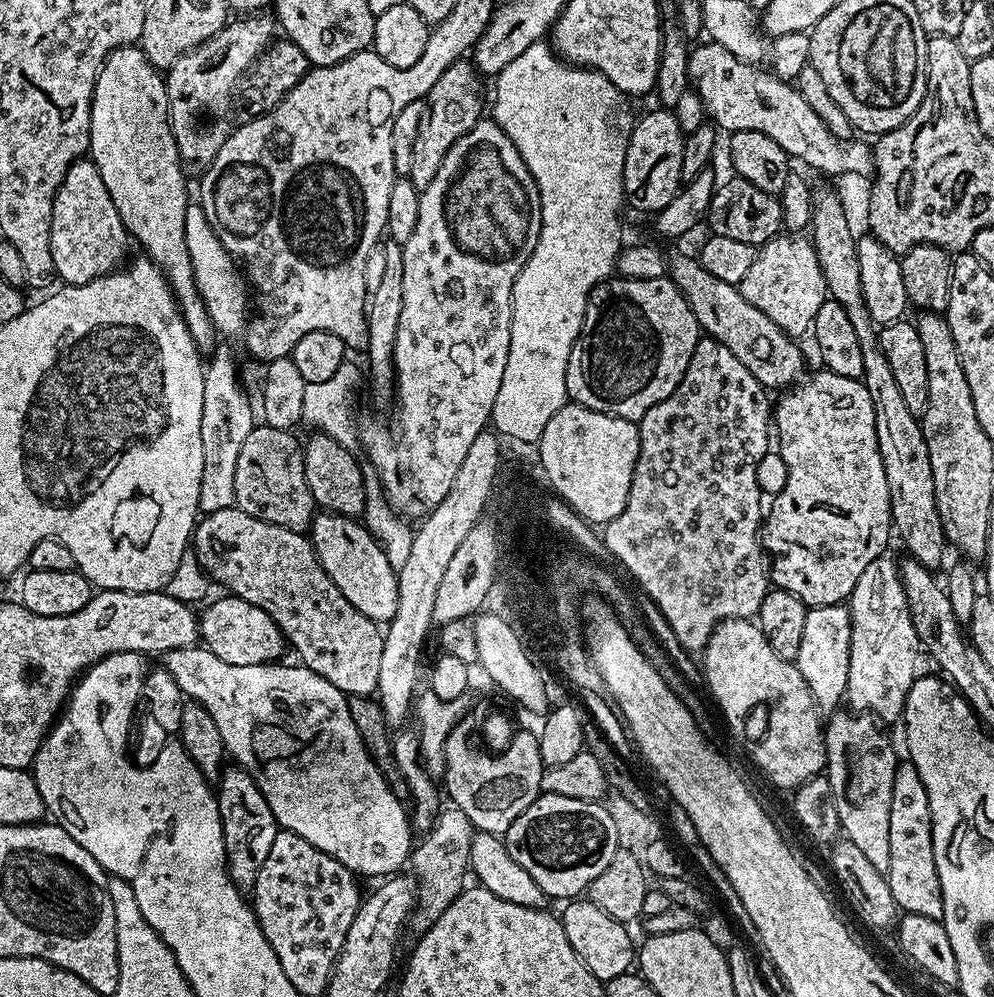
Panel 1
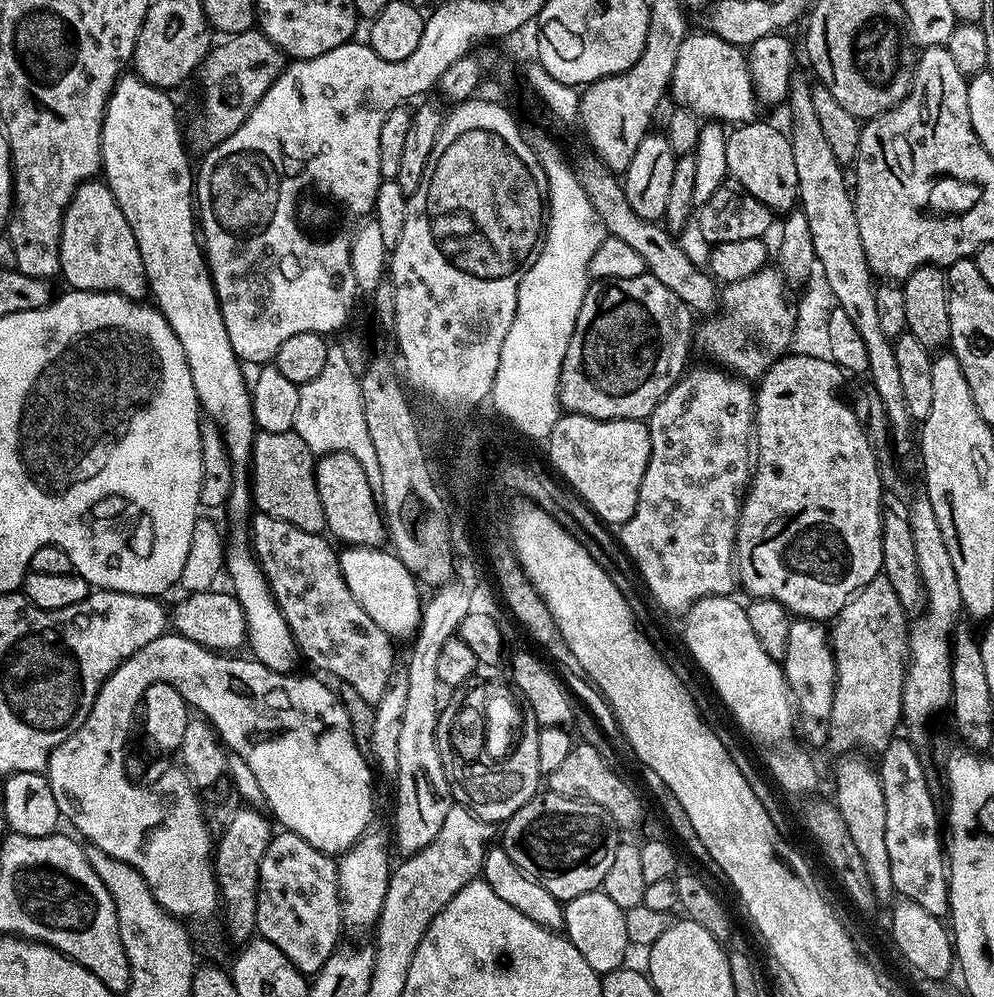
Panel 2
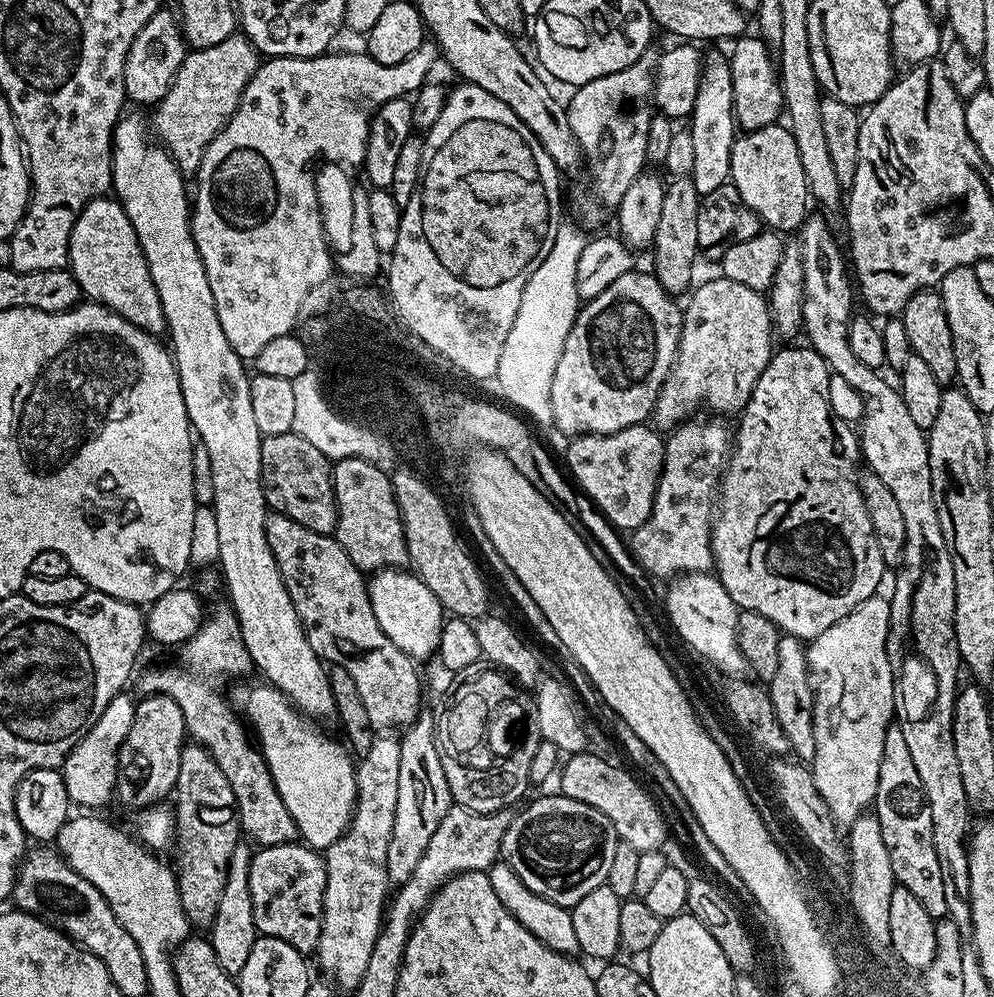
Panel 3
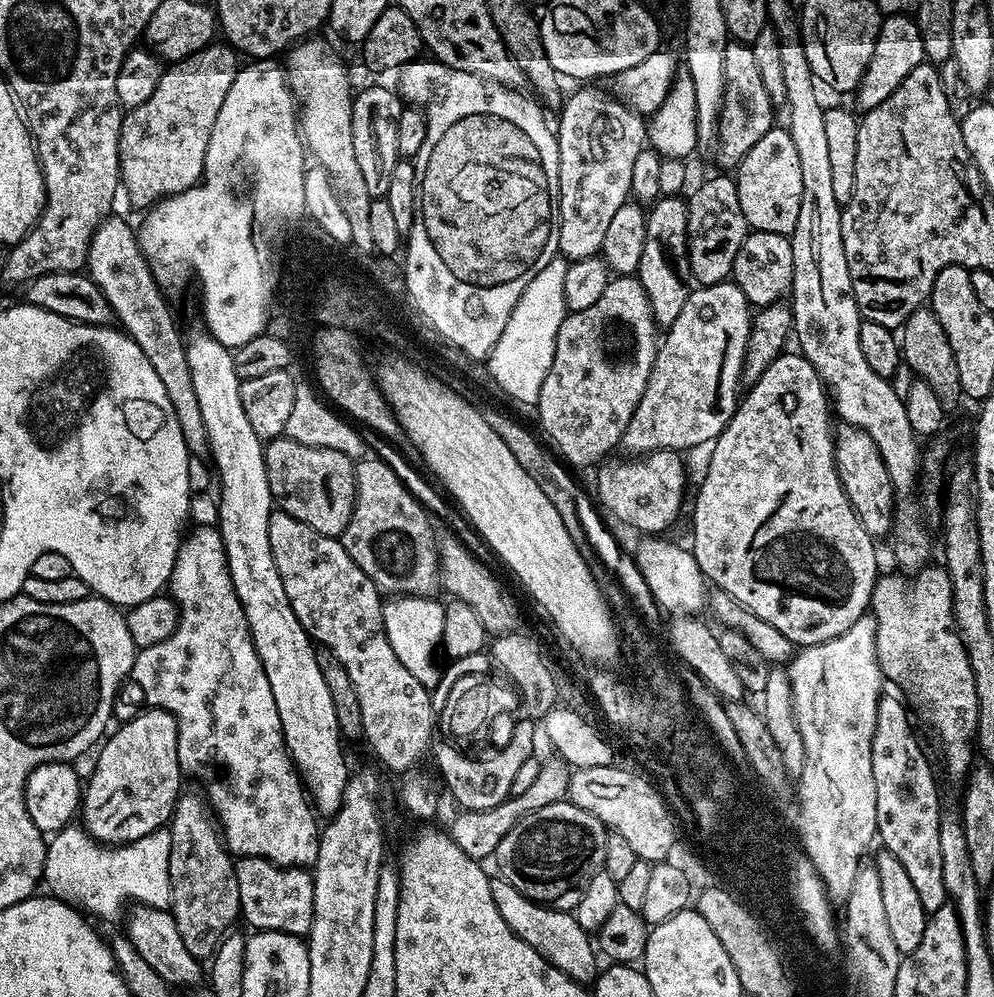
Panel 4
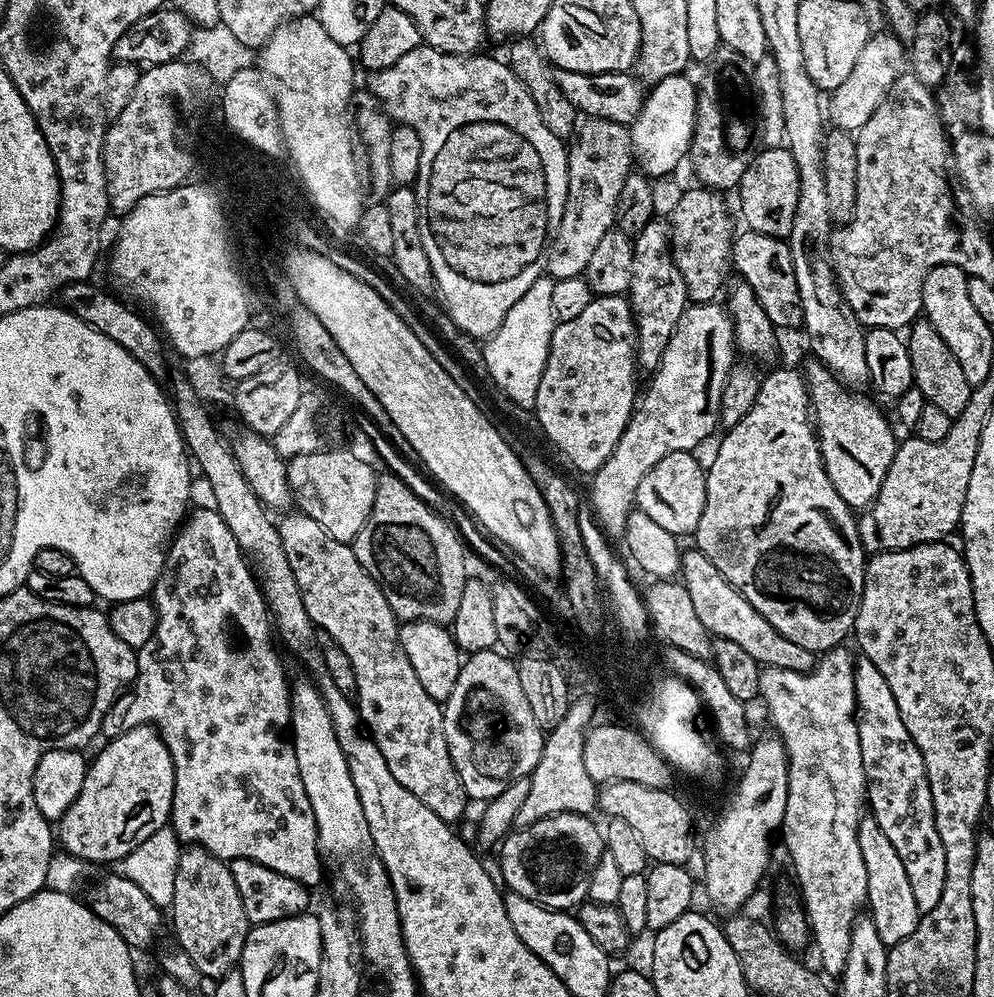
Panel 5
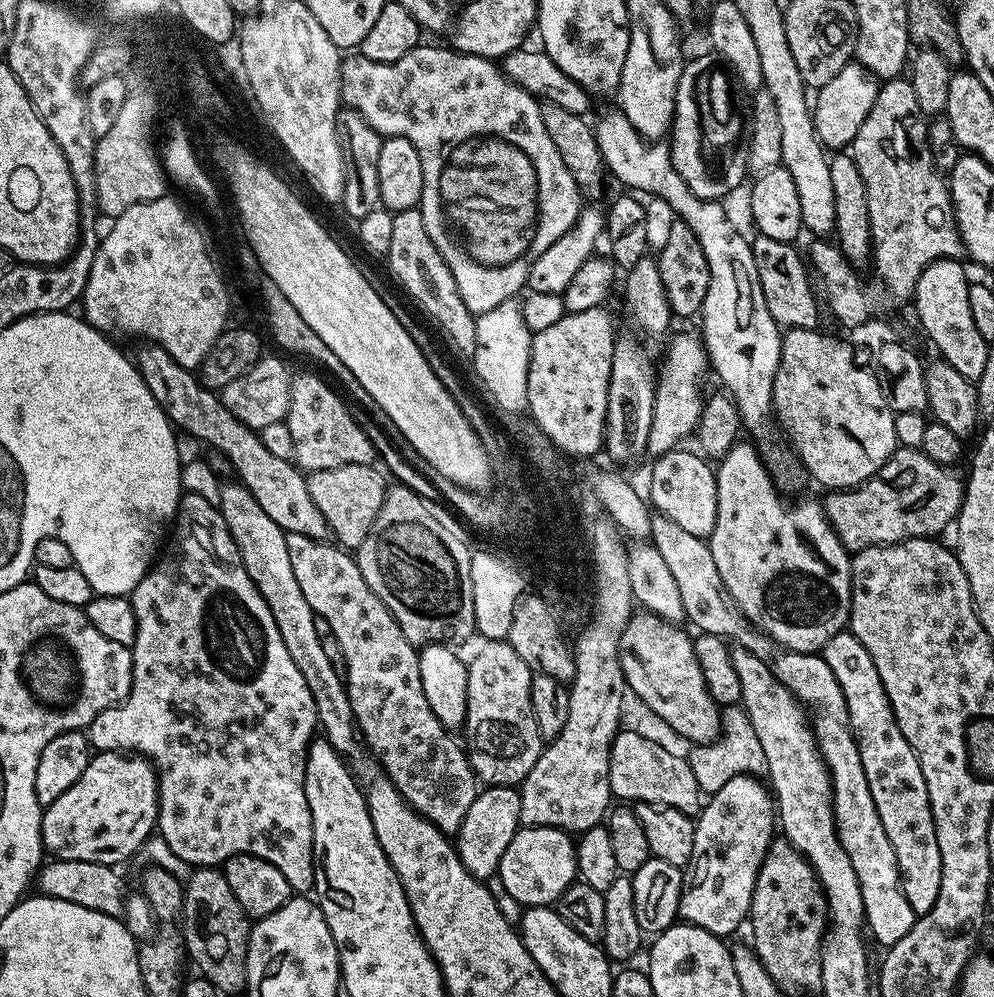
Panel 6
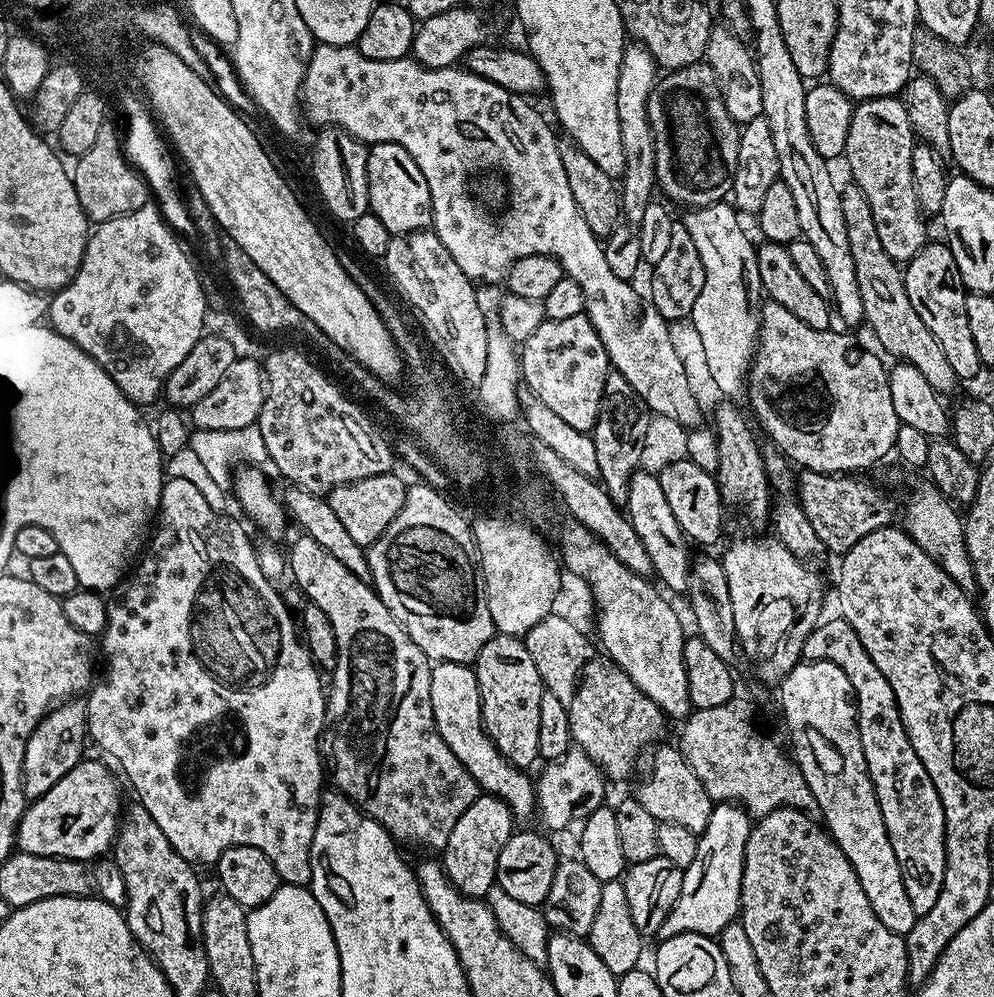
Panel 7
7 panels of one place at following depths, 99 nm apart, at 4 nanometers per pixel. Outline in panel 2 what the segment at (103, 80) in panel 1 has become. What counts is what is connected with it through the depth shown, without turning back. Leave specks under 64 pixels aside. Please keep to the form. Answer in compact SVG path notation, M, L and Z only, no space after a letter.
M125 74L117 80L114 90L108 96L108 104L104 108L100 147L102 179L114 194L122 214L126 214L126 222L130 222L130 230L134 230L134 238L142 254L142 266L146 270L151 299L166 318L166 322L170 322L170 330L178 334L178 342L182 342L182 350L190 366L190 378L194 378L194 390L196 397L200 399L203 415L211 418L220 427L232 463L232 489L226 505L228 520L232 523L232 533L228 532L226 536L223 567L226 569L226 576L228 574L232 579L230 591L244 611L248 627L247 647L249 649L252 647L251 655L262 666L269 667L275 672L292 672L296 660L301 659L300 649L296 647L294 638L290 634L290 626L282 618L282 610L266 582L264 571L260 569L260 563L256 560L256 553L253 552L250 543L248 523L254 508L250 465L252 440L258 431L256 420L252 417L252 393L249 381L247 379L244 381L245 369L241 361L236 359L234 350L230 346L230 334L226 334L226 322L222 318L220 303L212 285L212 276L208 273L208 262L201 237L198 235L198 220L194 215L194 164L188 161L190 152L186 147L182 128L180 132L180 124L176 121L176 108L168 96L171 95L165 89L150 86L138 79L135 74Z

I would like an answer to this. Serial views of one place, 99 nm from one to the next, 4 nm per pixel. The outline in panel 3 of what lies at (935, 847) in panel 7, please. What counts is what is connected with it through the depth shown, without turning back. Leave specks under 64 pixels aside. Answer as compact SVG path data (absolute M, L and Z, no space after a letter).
M895 726L889 728L882 746L874 815L878 818L878 826L882 826L882 842L886 842L897 885L910 890L932 920L945 919L948 914L946 893L942 870L938 867L938 854L934 854L934 830L930 826L926 790L922 790L922 778L918 778L918 770L910 758L910 749L906 747L906 738L902 738L902 730Z

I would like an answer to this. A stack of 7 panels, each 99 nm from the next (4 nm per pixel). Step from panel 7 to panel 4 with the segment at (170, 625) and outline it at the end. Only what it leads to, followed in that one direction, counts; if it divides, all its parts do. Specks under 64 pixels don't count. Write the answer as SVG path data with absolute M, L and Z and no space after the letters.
M193 527L193 532L189 531L181 539L178 558L174 562L172 579L170 581L170 595L176 602L176 607L180 609L178 626L166 642L158 642L149 648L139 649L136 653L136 661L132 667L131 683L136 683L140 687L140 692L144 695L144 704L149 708L161 708L166 710L175 720L178 721L178 762L181 773L185 777L197 776L204 783L202 787L203 795L206 797L213 813L218 817L219 827L222 829L225 845L233 857L257 856L266 858L275 864L281 864L283 868L308 868L315 865L318 858L318 846L320 845L321 829L316 828L317 813L310 803L302 785L298 769L292 763L292 755L288 752L284 744L284 731L282 722L278 718L278 706L274 706L274 693L270 690L270 681L266 679L266 670L262 670L262 662L254 650L254 642L250 638L248 623L244 617L244 607L238 602L238 594L234 590L234 582L230 578L230 570L226 562L226 550L220 537L219 527Z

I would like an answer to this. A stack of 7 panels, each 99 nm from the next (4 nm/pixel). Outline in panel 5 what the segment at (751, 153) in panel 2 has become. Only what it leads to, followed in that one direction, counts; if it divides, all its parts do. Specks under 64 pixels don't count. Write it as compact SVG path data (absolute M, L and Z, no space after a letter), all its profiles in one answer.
M787 147L764 148L746 166L738 185L740 212L753 232L787 238L792 233L794 214L798 210L798 166Z

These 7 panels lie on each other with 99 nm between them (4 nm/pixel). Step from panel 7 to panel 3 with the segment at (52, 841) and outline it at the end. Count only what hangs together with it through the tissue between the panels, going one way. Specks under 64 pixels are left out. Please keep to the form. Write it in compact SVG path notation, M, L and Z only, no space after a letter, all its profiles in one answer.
M144 696L135 707L137 717L120 748L120 770L114 796L128 808L143 810L159 805L173 795L178 782L178 762L186 743L186 729L182 706L178 706L174 698Z

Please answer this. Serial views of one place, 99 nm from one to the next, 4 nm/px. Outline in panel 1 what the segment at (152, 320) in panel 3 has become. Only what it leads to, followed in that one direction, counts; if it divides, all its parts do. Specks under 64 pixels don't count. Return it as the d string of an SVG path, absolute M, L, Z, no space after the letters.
M91 158L75 160L66 170L62 186L58 186L52 207L50 255L54 257L57 277L65 285L75 286L115 272L125 263L128 244L128 231L122 218L118 218L118 210L114 210L110 190L106 190L98 166Z

